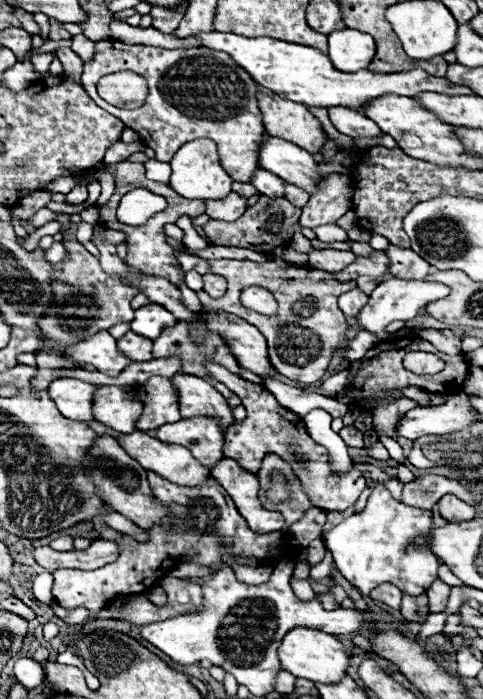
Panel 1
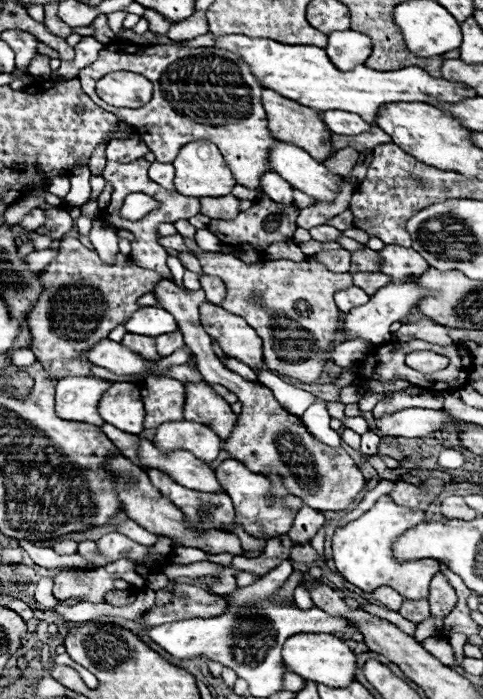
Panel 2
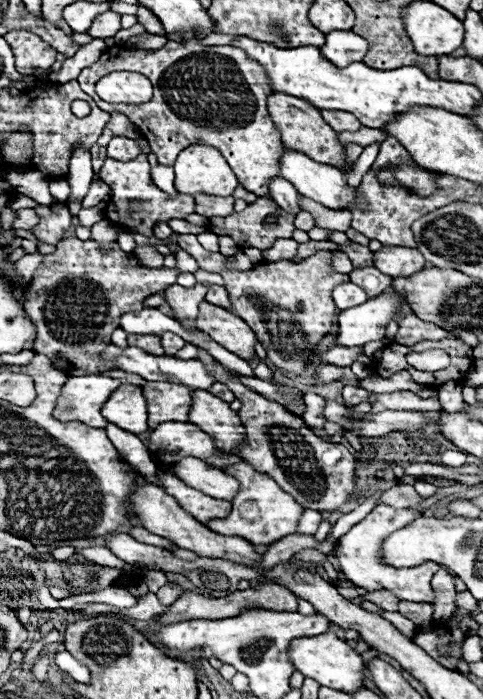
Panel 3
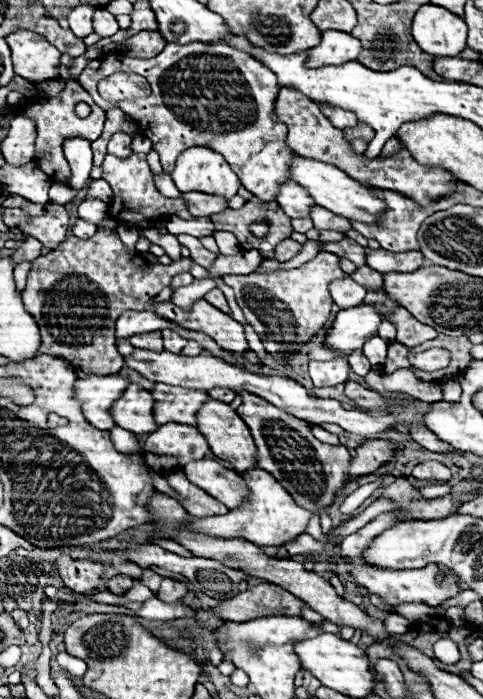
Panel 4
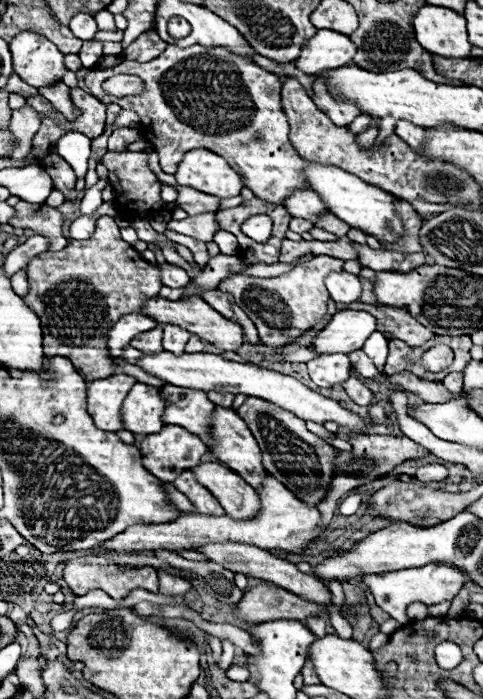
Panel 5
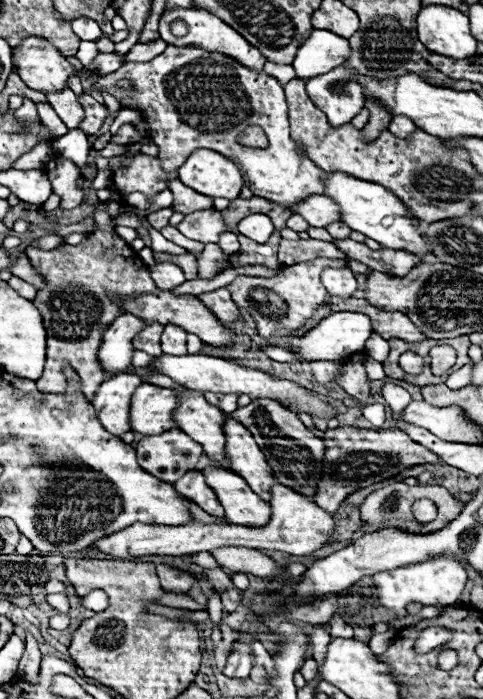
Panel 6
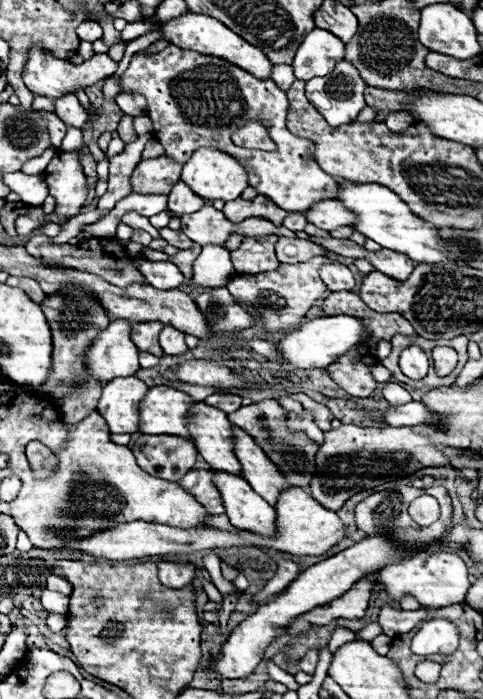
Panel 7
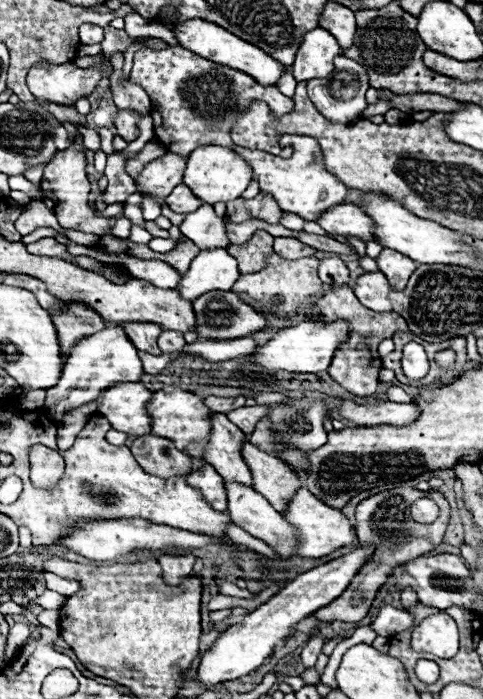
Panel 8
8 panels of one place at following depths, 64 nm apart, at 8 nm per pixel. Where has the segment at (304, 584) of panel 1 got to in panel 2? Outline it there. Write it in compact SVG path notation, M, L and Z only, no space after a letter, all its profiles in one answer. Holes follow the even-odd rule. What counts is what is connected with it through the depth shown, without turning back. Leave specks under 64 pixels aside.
M302 586L296 588L296 592L294 592L294 602L296 602L296 606L302 608L302 610L308 610L308 608L314 606L312 600L310 600L310 596L308 596L308 592L306 592L306 588L302 588Z

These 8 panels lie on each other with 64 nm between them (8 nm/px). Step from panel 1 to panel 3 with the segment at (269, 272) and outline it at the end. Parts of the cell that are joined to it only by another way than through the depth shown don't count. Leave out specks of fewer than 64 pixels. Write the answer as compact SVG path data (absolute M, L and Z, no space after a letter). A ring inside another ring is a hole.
M178 236L178 246L186 250L200 268L216 272L224 278L234 312L254 330L256 338L262 342L268 354L268 360L280 370L304 374L306 362L312 354L310 346L316 346L322 336L336 330L332 288L348 280L348 274L332 270L332 252L322 250L300 264L280 260L260 264L248 272L236 272L226 268L226 258L220 252L204 250L196 236Z

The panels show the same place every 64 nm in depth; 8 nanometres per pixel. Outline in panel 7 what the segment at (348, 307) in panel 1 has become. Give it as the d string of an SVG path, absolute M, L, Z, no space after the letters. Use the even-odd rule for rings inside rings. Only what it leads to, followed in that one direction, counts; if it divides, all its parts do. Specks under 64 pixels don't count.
M340 262L324 264L324 266L320 268L320 278L324 280L324 284L328 286L330 292L352 290L352 288L354 288L352 272L348 270L348 266L344 266L344 264L340 264Z

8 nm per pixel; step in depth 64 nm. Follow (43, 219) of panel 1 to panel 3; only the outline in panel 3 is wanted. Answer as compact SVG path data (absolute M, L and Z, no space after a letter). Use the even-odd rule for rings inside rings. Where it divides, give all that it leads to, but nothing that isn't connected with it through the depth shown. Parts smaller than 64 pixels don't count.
M22 208L22 210L16 212L16 218L14 218L14 222L12 222L12 228L14 228L14 230L18 230L18 228L30 230L30 228L36 226L36 224L38 224L36 212L34 212L32 208Z

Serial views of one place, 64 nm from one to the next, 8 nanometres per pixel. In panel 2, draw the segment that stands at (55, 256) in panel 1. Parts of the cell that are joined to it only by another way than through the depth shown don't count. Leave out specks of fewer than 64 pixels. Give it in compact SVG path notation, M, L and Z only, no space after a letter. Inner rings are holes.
M34 250L24 258L24 262L28 264L30 272L40 272L54 256L56 256L54 250Z

